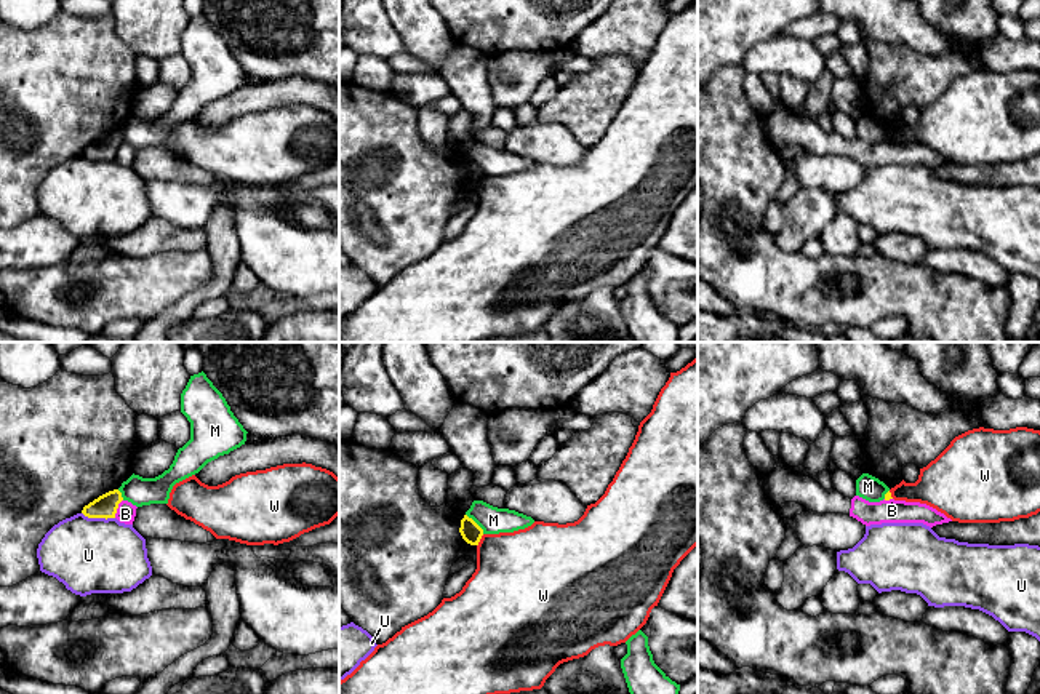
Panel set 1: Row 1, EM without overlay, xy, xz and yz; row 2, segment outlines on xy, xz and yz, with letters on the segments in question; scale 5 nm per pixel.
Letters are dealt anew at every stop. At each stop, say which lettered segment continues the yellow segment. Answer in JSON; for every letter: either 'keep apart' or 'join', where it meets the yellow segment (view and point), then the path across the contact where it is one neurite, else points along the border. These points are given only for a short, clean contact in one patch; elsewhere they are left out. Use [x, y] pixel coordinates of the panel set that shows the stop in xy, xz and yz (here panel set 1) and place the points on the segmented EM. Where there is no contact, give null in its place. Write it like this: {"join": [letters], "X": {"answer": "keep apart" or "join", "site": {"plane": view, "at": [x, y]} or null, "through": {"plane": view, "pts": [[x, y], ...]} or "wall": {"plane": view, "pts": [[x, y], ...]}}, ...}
{"join": [], "B": {"answer": "keep apart", "site": {"plane": "xy", "at": [117, 507]}, "wall": {"plane": "xy", "pts": [[122, 499], [114, 517]]}}, "M": {"answer": "keep apart", "site": {"plane": "xz", "at": [476, 523]}, "wall": {"plane": "xz", "pts": [[466, 514], [484, 533]]}}, "U": {"answer": "keep apart", "site": {"plane": "xy", "at": [98, 517]}}, "W": {"answer": "keep apart", "site": {"plane": "xz", "at": [479, 541]}, "wall": {"plane": "xz", "pts": [[484, 534], [477, 546]]}}}

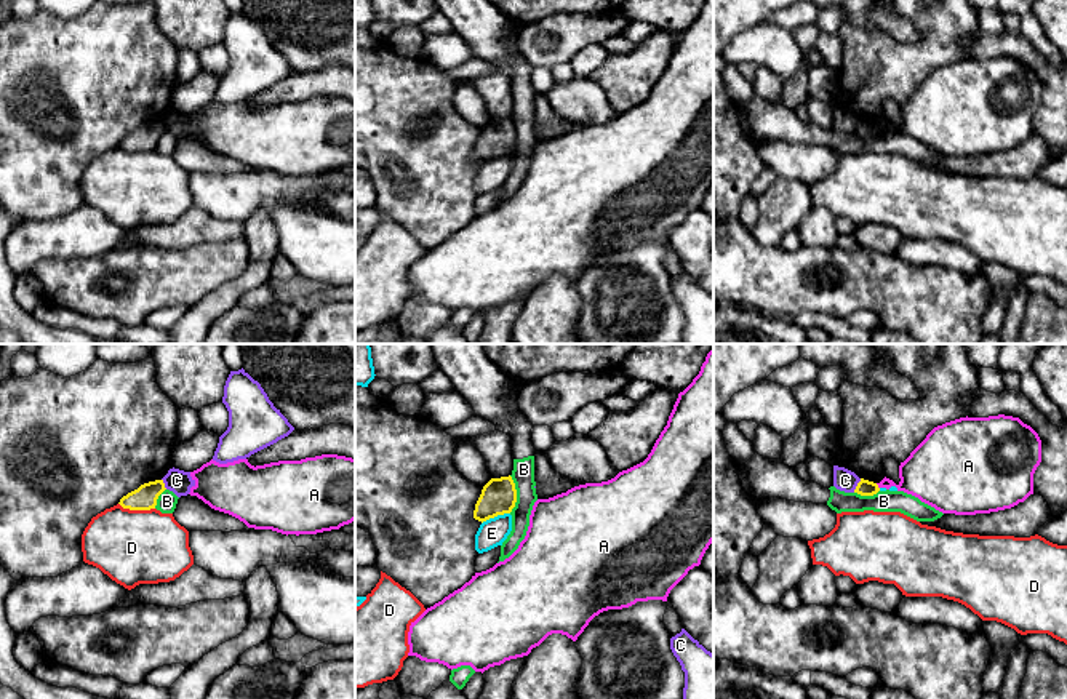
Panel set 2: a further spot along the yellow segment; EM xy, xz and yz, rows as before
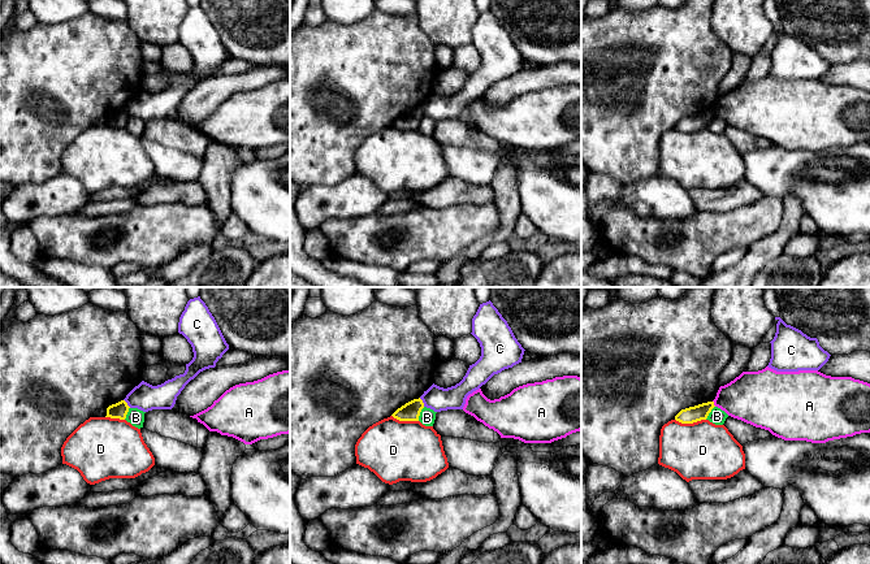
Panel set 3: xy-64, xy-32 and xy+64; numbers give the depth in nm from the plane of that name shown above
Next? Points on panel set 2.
{"join": [], "A": {"answer": "keep apart", "site": {"plane": "yz", "at": [877, 487]}, "wall": {"plane": "yz", "pts": [[875, 483], [879, 488]]}}, "B": {"answer": "keep apart", "site": {"plane": "xz", "at": [515, 495]}, "wall": {"plane": "xz", "pts": [[509, 475], [515, 490], [515, 506], [511, 512]]}}, "C": {"answer": "keep apart", "site": {"plane": "yz", "at": [858, 485]}, "wall": {"plane": "yz", "pts": [[861, 479], [853, 491]]}}, "D": {"answer": "keep apart", "site": {"plane": "xy", "at": [136, 509]}}, "E": {"answer": "keep apart", "site": {"plane": "xz", "at": [495, 515]}, "wall": {"plane": "xz", "pts": [[509, 512], [490, 517], [482, 523]]}}}

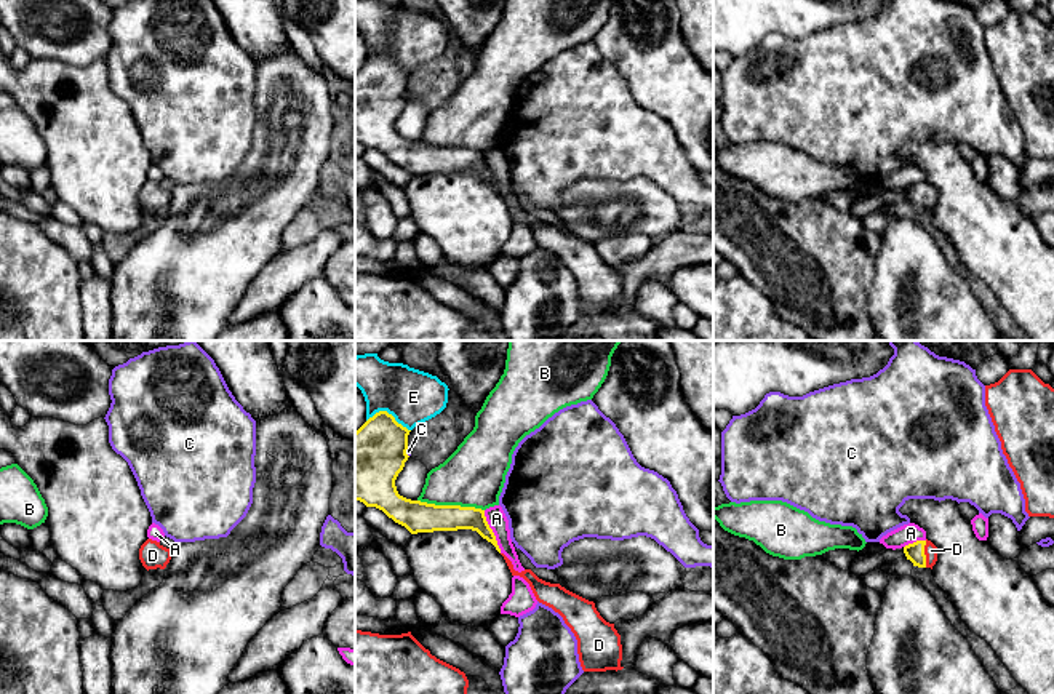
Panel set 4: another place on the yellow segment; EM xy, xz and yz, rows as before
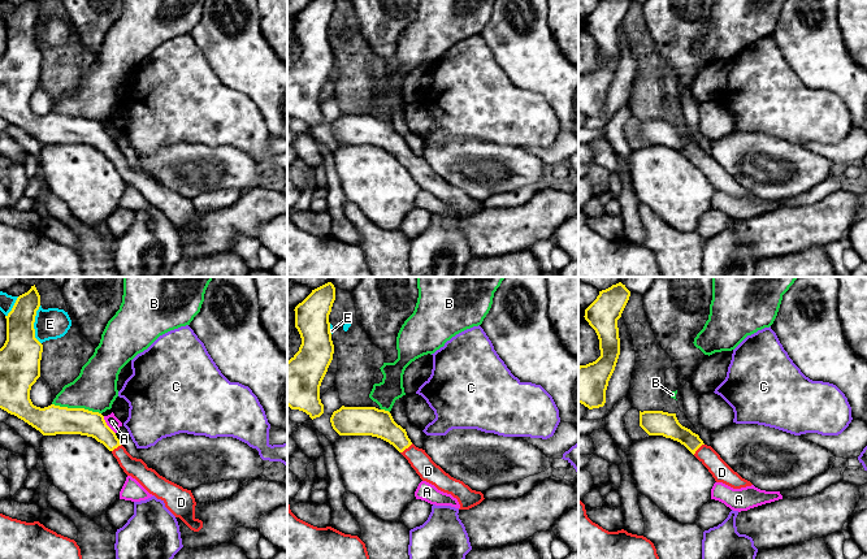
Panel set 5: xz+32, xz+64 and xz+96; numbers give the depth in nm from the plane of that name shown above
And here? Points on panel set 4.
{"join": ["D"], "A": {"answer": "keep apart", "site": {"plane": "xz", "at": [491, 531]}}, "B": {"answer": "keep apart", "site": {"plane": "xz", "at": [451, 506]}, "wall": {"plane": "xz", "pts": [[418, 499], [427, 504], [474, 506], [483, 510]]}}, "C": {"answer": "keep apart", "site": {"plane": "xz", "at": [405, 453]}, "wall": {"plane": "xz", "pts": [[407, 448], [408, 456]]}}, "D": {"answer": "join", "site": {"plane": "yz", "at": [923, 554]}, "through": {"plane": "yz", "pts": [[915, 552], [923, 554], [930, 549]]}}, "E": {"answer": "keep apart", "site": {"plane": "xz", "at": [387, 413]}}}

